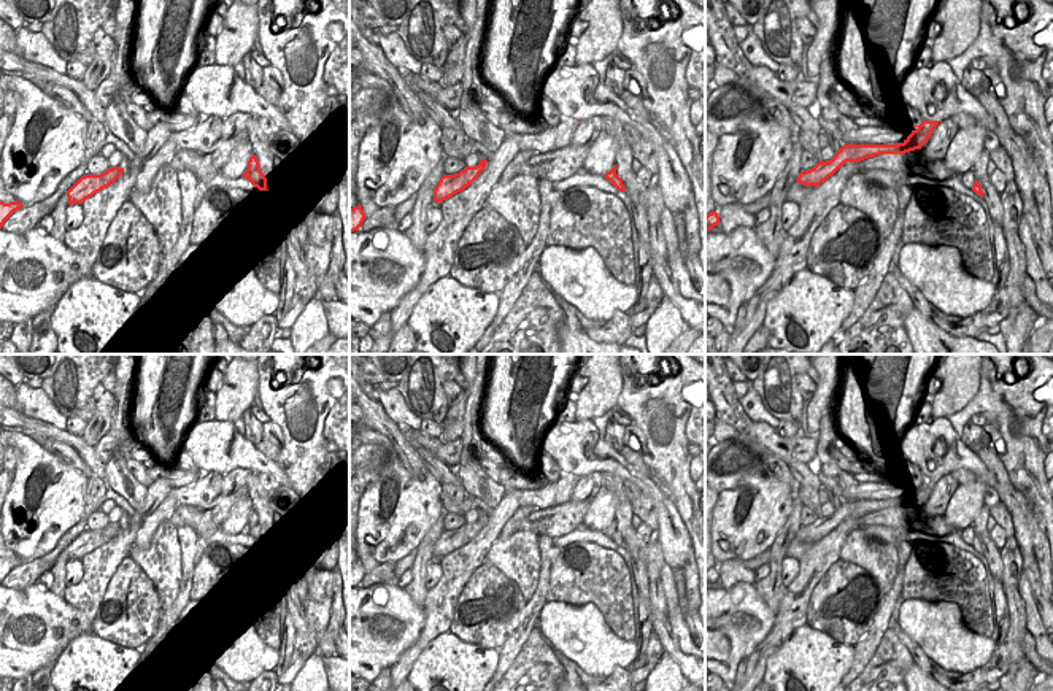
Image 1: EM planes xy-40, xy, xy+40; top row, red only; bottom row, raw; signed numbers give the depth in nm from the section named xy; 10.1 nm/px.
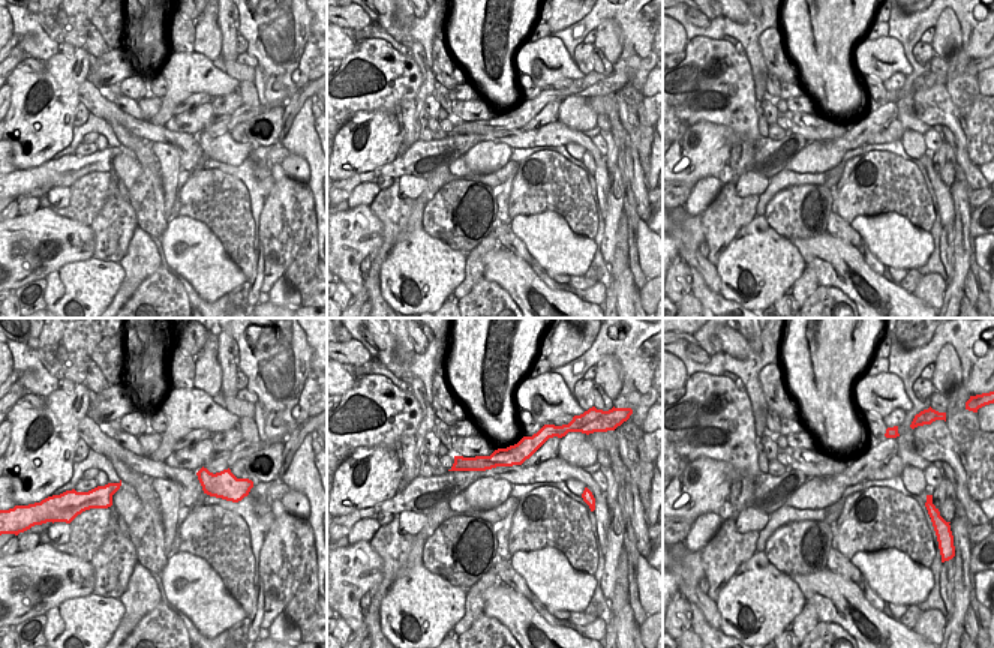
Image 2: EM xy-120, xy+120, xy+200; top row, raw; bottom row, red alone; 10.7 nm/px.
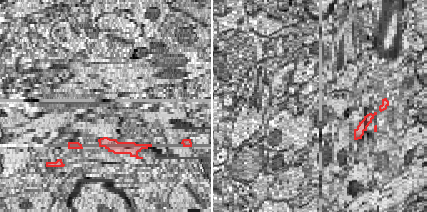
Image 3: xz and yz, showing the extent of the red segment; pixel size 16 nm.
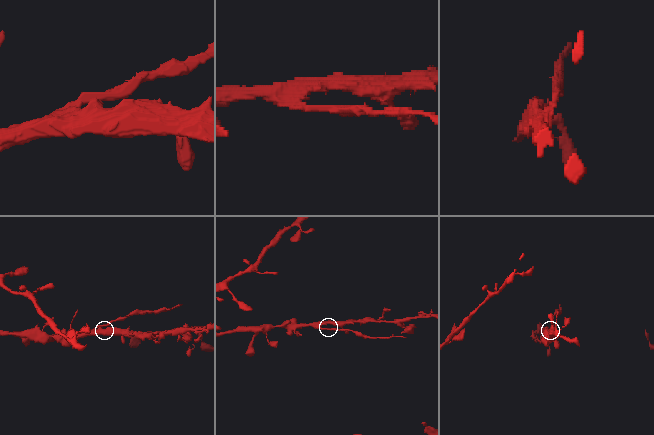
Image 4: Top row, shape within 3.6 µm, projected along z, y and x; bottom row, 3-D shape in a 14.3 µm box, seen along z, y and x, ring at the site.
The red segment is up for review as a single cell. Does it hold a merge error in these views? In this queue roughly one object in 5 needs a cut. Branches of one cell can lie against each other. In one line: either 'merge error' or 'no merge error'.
merge error

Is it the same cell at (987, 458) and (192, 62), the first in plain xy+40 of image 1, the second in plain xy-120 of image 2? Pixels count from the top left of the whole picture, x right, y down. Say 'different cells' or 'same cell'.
same cell

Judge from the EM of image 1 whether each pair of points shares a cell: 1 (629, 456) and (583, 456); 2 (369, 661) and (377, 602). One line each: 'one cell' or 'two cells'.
1: one cell
2: one cell

